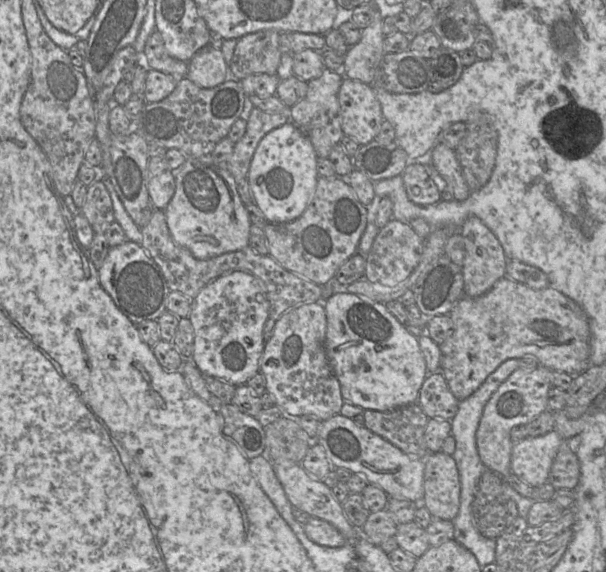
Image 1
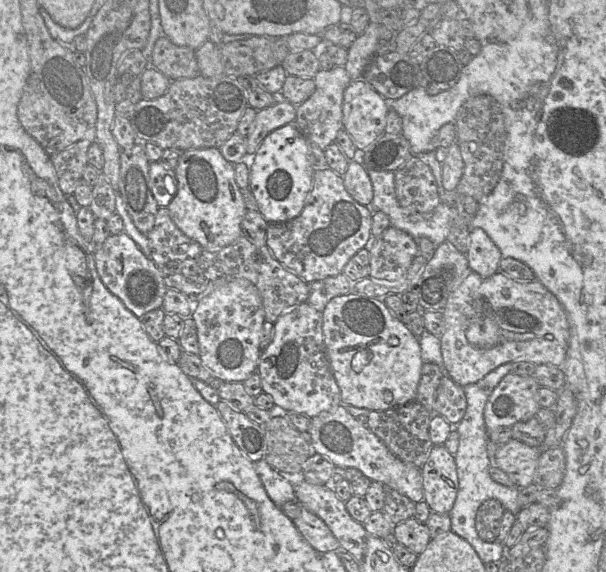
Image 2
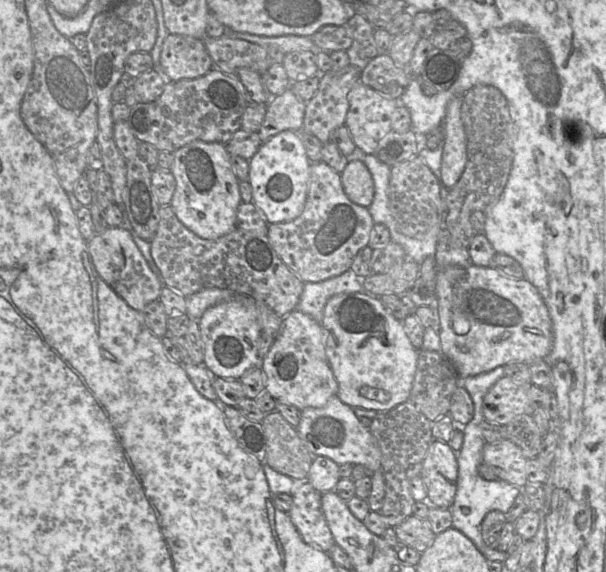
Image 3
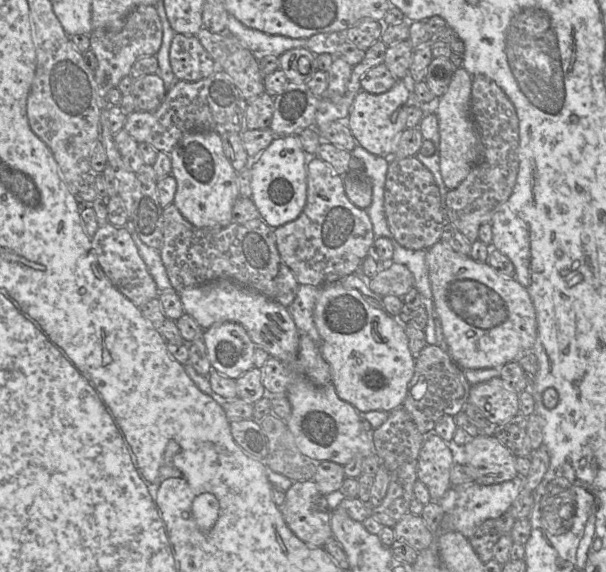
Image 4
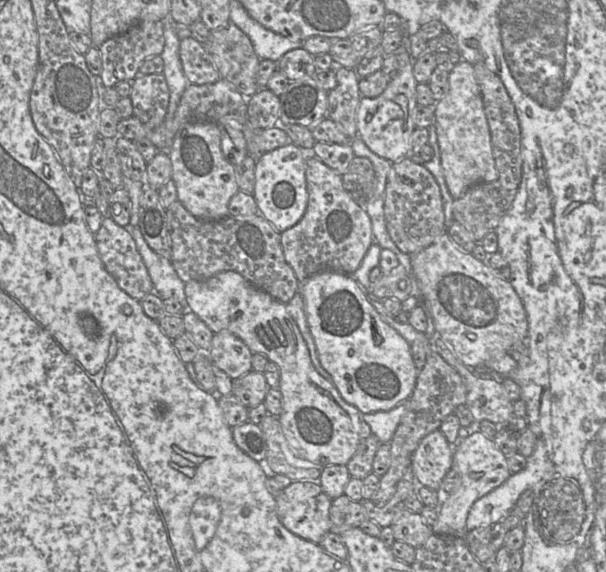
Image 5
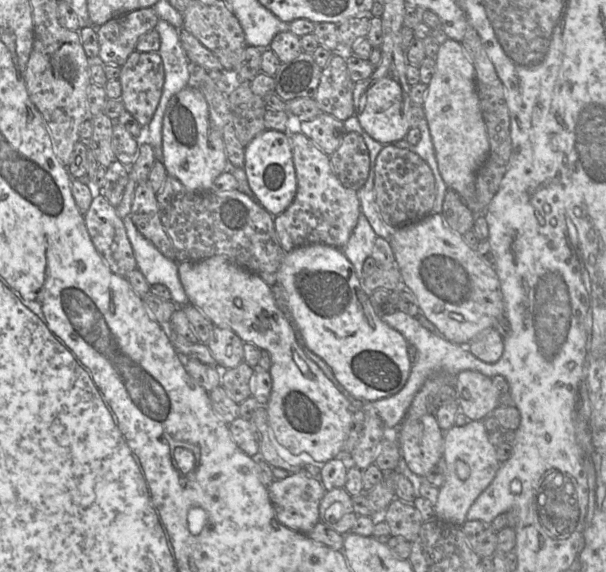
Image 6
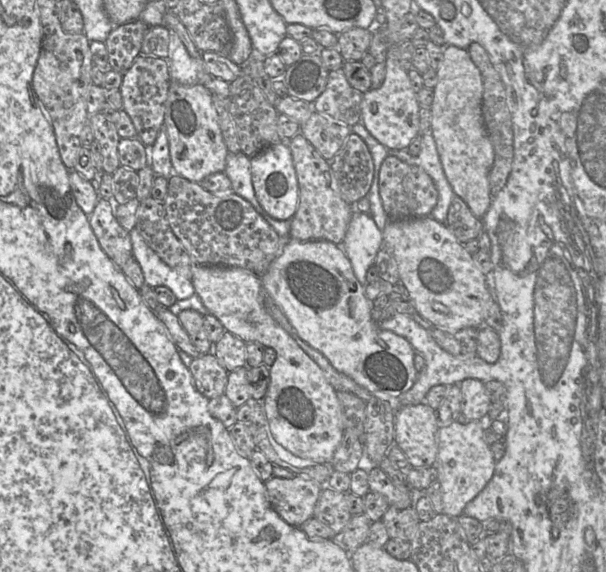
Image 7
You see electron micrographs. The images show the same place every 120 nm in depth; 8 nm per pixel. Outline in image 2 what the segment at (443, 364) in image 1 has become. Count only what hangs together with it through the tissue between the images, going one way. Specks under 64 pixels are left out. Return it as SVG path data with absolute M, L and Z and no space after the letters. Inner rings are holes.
M469 271L449 296L443 315L442 366L462 387L505 363L529 361L561 367L565 361L570 337L567 313L558 298L536 279L519 281L501 271L482 278Z

